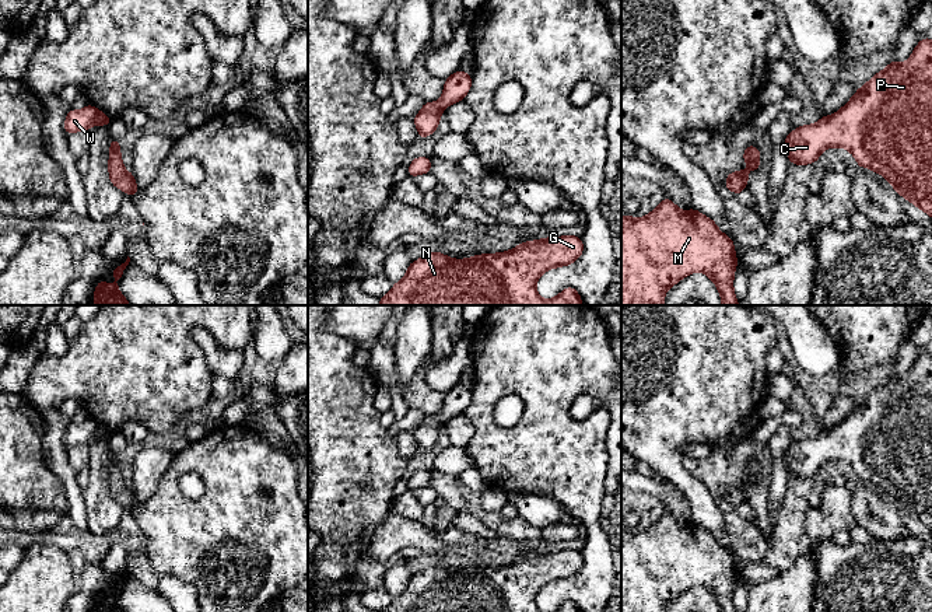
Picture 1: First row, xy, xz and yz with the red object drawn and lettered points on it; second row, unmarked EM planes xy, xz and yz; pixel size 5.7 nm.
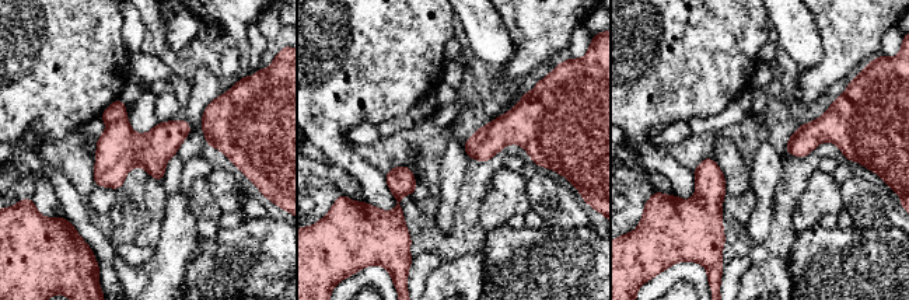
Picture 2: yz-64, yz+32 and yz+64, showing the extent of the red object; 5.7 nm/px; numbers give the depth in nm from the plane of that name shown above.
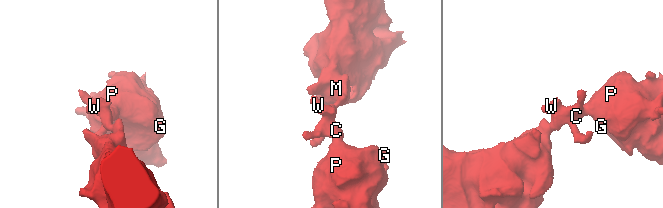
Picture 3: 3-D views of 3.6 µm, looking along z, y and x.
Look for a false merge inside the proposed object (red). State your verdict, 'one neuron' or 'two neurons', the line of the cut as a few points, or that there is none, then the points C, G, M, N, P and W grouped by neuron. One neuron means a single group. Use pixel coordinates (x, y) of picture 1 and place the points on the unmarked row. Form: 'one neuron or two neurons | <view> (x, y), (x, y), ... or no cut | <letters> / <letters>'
one neuron | no cut | C G M N P W

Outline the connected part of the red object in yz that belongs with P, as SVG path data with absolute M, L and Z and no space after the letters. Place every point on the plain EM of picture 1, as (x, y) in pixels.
M922 352L907 375L898 377L891 374L886 382L873 389L863 401L858 402L855 409L834 429L821 430L814 438L802 438L789 445L784 455L784 461L791 478L796 479L813 478L820 472L821 465L826 462L844 461L848 466L855 469L859 482L868 480L876 487L883 489L898 508L932 531L932 353Z

